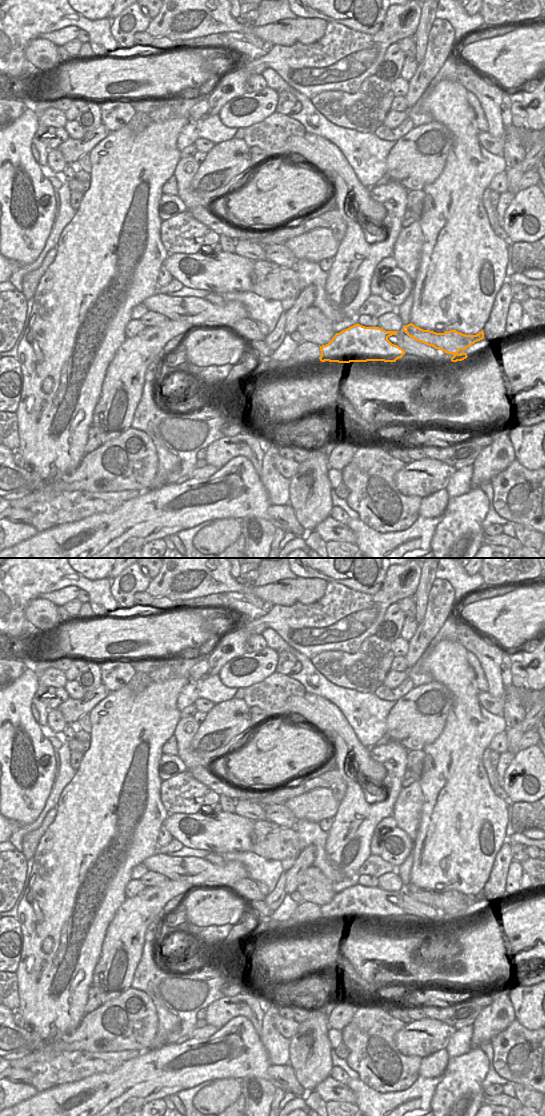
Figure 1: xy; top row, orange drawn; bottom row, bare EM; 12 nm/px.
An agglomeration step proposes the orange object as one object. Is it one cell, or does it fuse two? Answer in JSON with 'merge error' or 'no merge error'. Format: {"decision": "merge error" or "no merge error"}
{"decision": "merge error"}

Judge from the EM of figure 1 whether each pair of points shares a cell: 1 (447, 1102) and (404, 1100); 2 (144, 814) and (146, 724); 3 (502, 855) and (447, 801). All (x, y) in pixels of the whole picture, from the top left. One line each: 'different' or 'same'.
1: different
2: same
3: different

